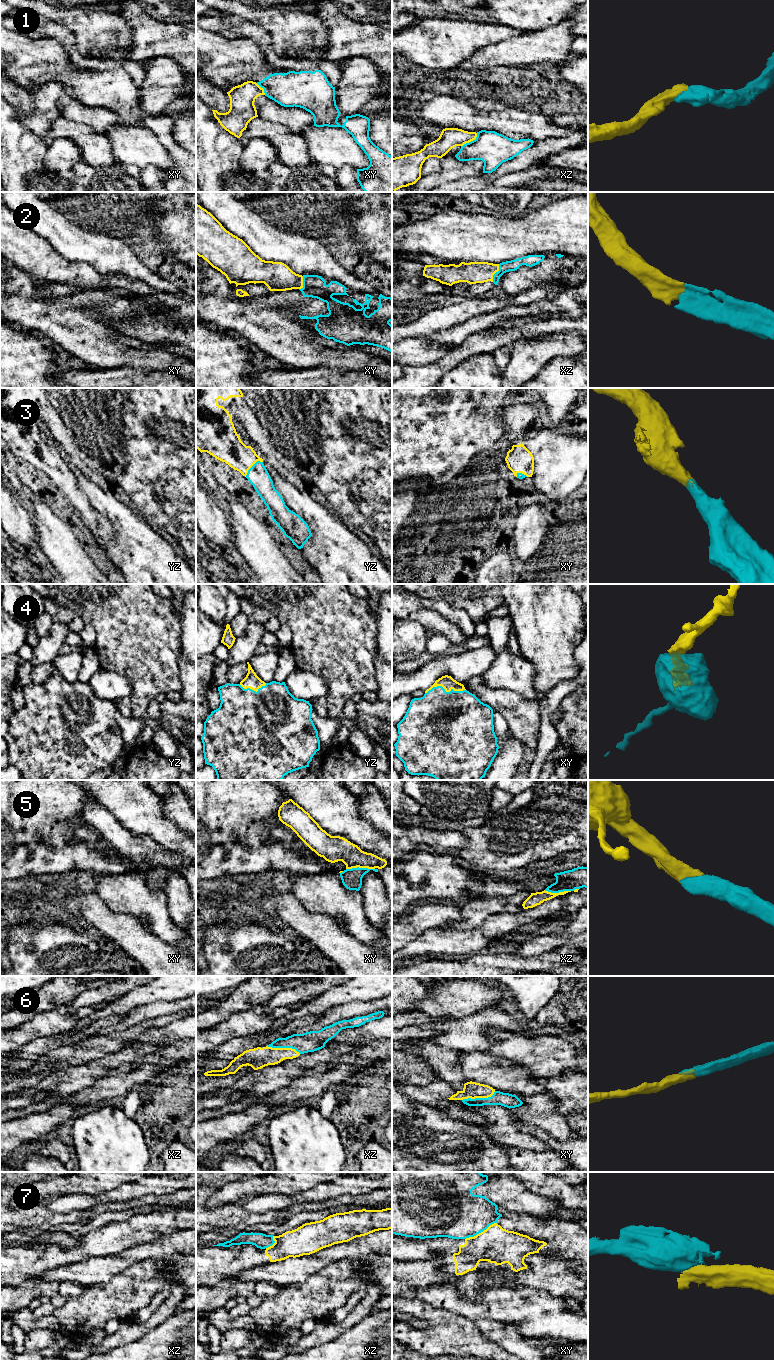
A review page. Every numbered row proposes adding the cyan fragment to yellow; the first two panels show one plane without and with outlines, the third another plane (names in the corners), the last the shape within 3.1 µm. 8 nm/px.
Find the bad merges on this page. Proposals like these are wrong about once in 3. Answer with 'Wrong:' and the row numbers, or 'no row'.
Wrong: 1, 7

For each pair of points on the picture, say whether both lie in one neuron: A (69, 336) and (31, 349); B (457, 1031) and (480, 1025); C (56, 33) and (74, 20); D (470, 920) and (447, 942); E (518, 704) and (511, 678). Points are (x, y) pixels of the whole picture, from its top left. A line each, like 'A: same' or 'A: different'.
A: different
B: same
C: different
D: different
E: different

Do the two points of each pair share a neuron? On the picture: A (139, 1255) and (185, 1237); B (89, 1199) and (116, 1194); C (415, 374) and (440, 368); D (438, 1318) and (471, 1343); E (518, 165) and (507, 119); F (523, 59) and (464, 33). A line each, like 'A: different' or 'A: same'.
A: same
B: same
C: same
D: same
E: different
F: different

